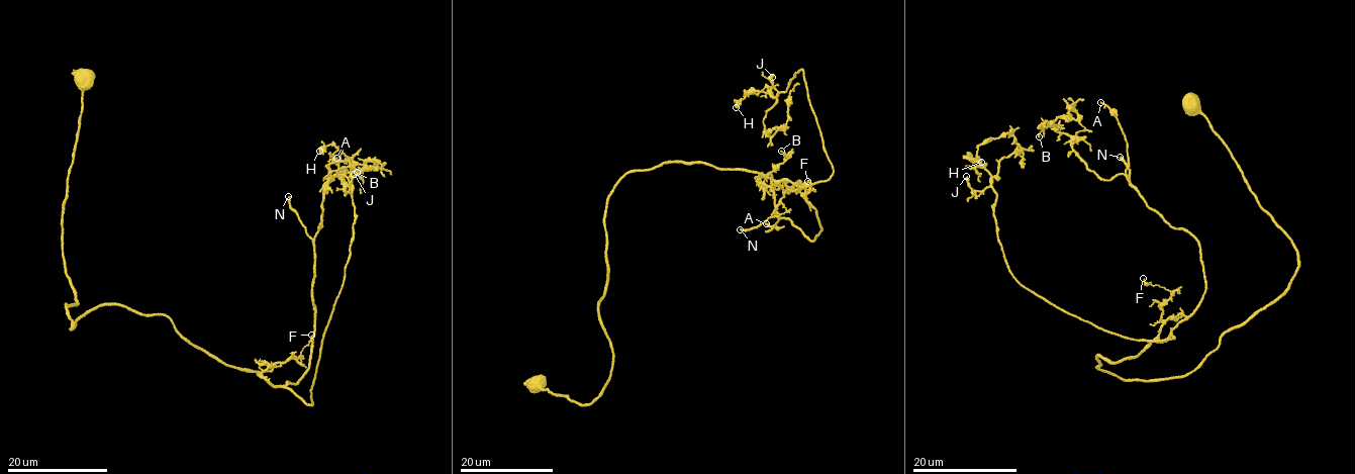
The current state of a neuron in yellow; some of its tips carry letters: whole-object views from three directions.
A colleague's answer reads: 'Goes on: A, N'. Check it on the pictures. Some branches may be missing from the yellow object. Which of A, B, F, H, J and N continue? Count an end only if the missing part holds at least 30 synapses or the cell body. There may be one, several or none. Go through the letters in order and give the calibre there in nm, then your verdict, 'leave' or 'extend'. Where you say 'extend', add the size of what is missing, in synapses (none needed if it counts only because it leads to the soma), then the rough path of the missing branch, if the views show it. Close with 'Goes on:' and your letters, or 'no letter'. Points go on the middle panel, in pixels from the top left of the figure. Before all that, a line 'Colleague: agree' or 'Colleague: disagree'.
Colleague: agree
A: calibre 170 nm; extend; 40 synapses; course (766, 223), (765, 219), (771, 215), (777, 220), (787, 216)
B: calibre 140 nm; leave
F: calibre 110 nm; leave
H: calibre 400 nm; leave
J: calibre 320 nm; leave
N: calibre 300 nm; extend; 190 synapses; course (740, 229), (736, 217), (708, 204), (703, 188), (707, 177), (718, 190), (718, 187), (716, 189)
Goes on: A, N

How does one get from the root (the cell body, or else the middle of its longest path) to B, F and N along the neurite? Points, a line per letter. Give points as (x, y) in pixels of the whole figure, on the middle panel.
B: (533, 383), (583, 404), (609, 378), (616, 182), (682, 161), (788, 181), (813, 242), (758, 182), (781, 151)
F: (533, 383), (583, 404), (609, 378), (605, 209), (625, 174), (697, 161), (765, 175), (805, 200), (807, 181)
N: (533, 383), (583, 404), (609, 378), (605, 209), (625, 174), (788, 181), (821, 228), (740, 229)

